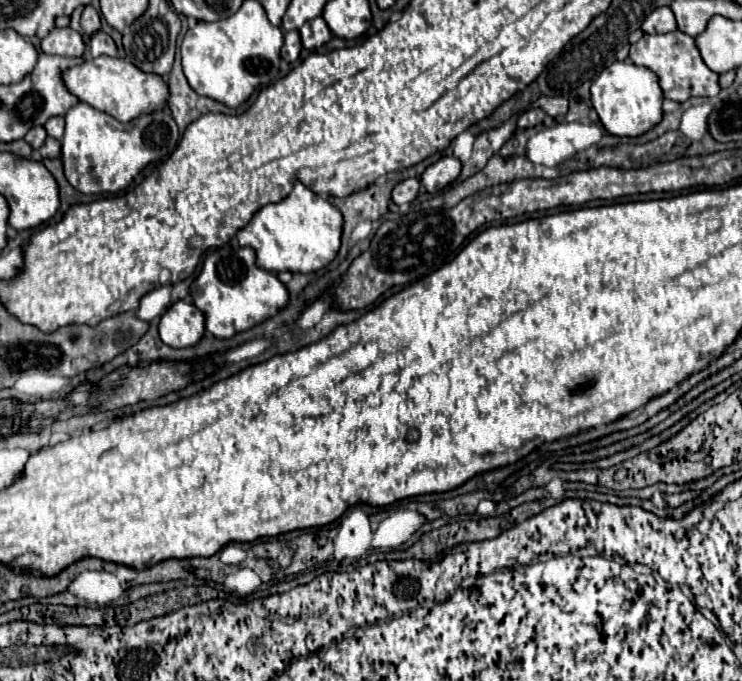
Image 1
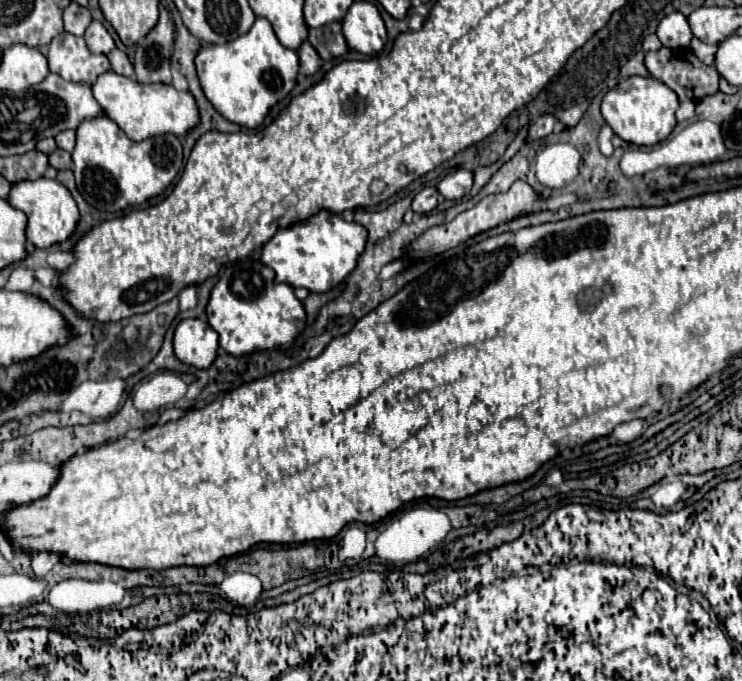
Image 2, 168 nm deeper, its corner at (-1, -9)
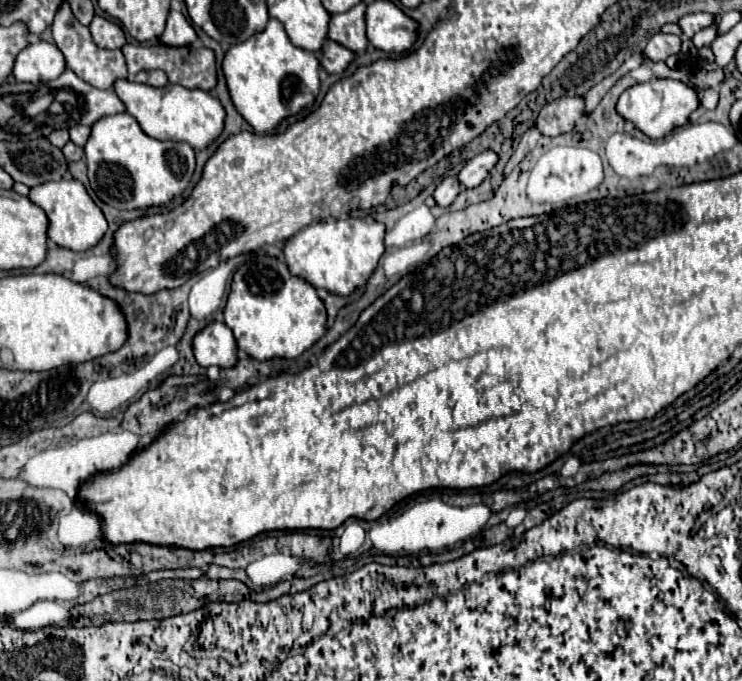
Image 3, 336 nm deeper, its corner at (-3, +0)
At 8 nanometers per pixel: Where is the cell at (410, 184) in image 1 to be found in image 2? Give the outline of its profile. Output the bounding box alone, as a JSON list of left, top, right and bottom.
[411,188,437,214]

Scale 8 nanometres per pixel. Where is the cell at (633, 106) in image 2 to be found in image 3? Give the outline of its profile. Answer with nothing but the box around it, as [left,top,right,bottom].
[617,79,699,139]

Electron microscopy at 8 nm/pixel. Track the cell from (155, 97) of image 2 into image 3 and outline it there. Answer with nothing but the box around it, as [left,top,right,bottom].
[115,81,225,149]

